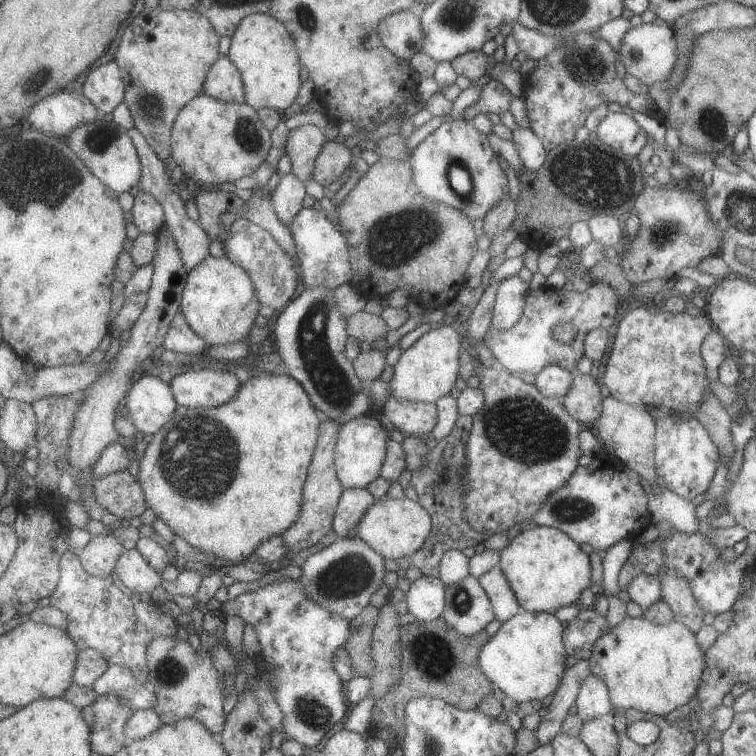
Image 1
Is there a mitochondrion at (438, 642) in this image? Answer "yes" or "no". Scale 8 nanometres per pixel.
yes

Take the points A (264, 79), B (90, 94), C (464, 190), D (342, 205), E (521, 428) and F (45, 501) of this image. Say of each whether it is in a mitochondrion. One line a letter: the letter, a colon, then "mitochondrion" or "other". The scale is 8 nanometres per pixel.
A: other
B: other
C: mitochondrion
D: other
E: mitochondrion
F: other

